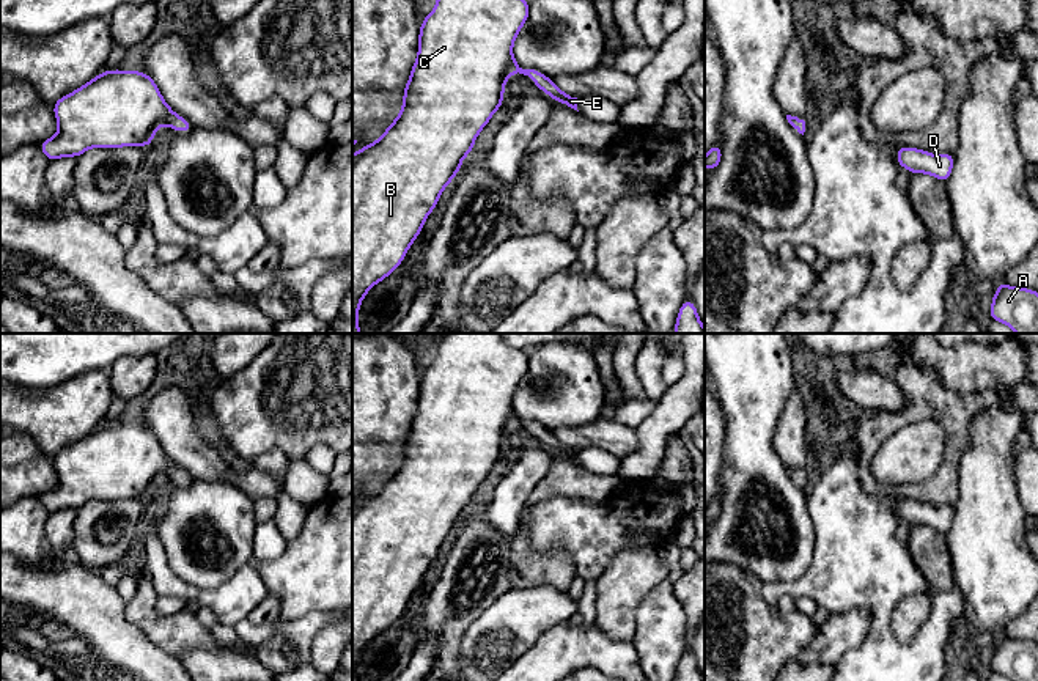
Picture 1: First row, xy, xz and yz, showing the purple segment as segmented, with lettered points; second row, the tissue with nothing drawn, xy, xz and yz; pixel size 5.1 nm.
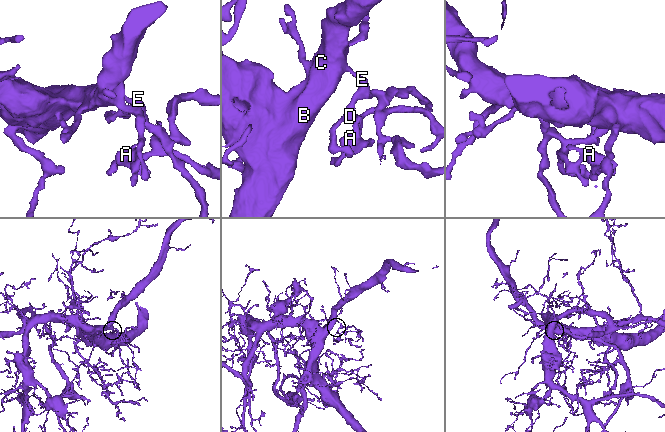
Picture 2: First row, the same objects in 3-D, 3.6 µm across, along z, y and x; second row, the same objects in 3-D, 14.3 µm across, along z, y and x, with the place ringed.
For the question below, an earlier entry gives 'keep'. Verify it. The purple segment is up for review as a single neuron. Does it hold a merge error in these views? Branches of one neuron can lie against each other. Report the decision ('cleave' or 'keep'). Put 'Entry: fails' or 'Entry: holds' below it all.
keep
Entry: holds

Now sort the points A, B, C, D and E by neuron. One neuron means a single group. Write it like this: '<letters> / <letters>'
A B C D E

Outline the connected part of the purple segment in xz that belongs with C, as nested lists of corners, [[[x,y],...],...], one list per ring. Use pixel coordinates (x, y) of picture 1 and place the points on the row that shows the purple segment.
[[[437,0],[423,19],[401,113],[376,142],[352,154],[352,333],[362,333],[357,315],[365,294],[403,263],[440,193],[461,170],[462,159],[473,151],[475,138],[503,104],[505,83],[511,74],[530,77],[554,101],[577,110],[577,98],[563,93],[543,72],[517,66],[513,44],[527,19],[528,0]]]

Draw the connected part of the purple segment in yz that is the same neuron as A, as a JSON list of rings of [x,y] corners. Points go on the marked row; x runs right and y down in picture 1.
[[[999,283],[989,316],[1016,333],[1038,333],[1038,293]]]

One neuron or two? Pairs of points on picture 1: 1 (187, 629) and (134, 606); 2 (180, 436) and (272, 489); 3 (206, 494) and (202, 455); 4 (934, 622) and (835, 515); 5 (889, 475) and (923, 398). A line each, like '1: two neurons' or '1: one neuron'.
1: one neuron
2: one neuron
3: two neurons
4: one neuron
5: two neurons

